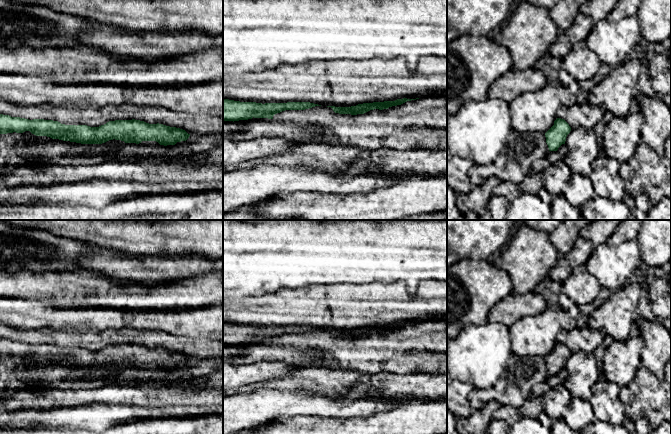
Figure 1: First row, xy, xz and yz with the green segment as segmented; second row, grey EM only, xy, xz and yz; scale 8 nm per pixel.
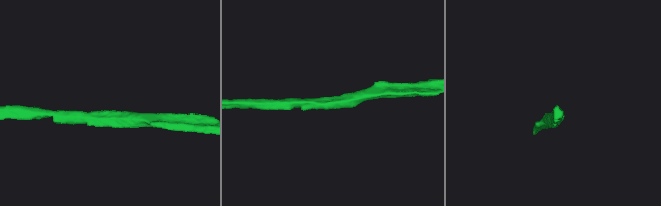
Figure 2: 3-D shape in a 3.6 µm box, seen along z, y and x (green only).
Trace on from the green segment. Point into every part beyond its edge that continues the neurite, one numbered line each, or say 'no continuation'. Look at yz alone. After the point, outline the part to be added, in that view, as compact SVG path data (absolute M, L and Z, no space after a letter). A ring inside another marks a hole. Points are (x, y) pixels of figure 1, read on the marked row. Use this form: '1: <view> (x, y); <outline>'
no continuation

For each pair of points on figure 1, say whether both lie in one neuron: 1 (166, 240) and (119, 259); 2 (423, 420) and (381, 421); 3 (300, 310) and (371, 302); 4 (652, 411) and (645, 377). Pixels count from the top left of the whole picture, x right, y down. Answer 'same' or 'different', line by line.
1: different
2: same
3: same
4: same

